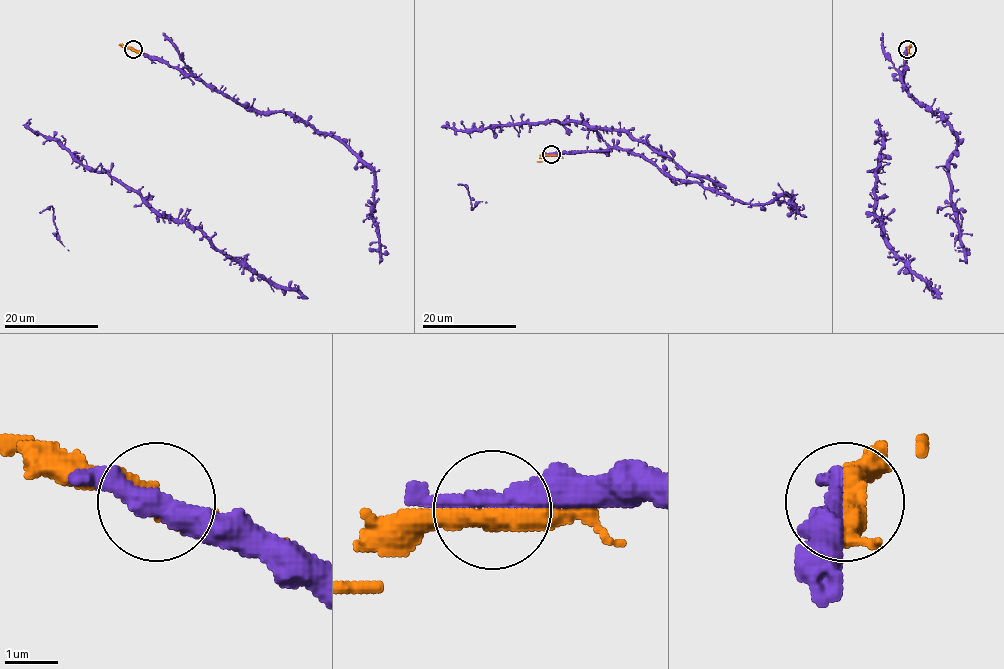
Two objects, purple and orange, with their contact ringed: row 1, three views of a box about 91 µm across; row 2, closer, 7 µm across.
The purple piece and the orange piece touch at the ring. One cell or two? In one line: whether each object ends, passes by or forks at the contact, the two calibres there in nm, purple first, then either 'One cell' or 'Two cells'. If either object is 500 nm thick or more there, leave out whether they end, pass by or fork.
At the ring purple passes by. At the ring orange passes by. Thickness 380 nm (purple) against 420 nm. One cell

